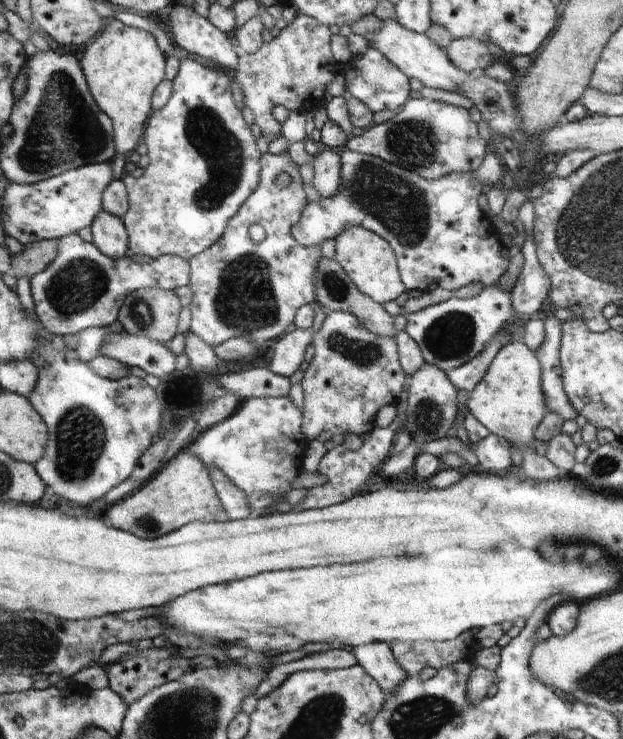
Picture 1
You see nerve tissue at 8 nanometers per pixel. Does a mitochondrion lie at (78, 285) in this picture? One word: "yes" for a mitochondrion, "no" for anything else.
yes

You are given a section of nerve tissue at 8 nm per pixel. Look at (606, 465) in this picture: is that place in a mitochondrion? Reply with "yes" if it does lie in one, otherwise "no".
yes

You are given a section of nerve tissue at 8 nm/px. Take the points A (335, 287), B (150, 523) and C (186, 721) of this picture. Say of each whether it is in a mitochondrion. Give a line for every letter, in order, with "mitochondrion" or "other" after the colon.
A: mitochondrion
B: mitochondrion
C: mitochondrion

